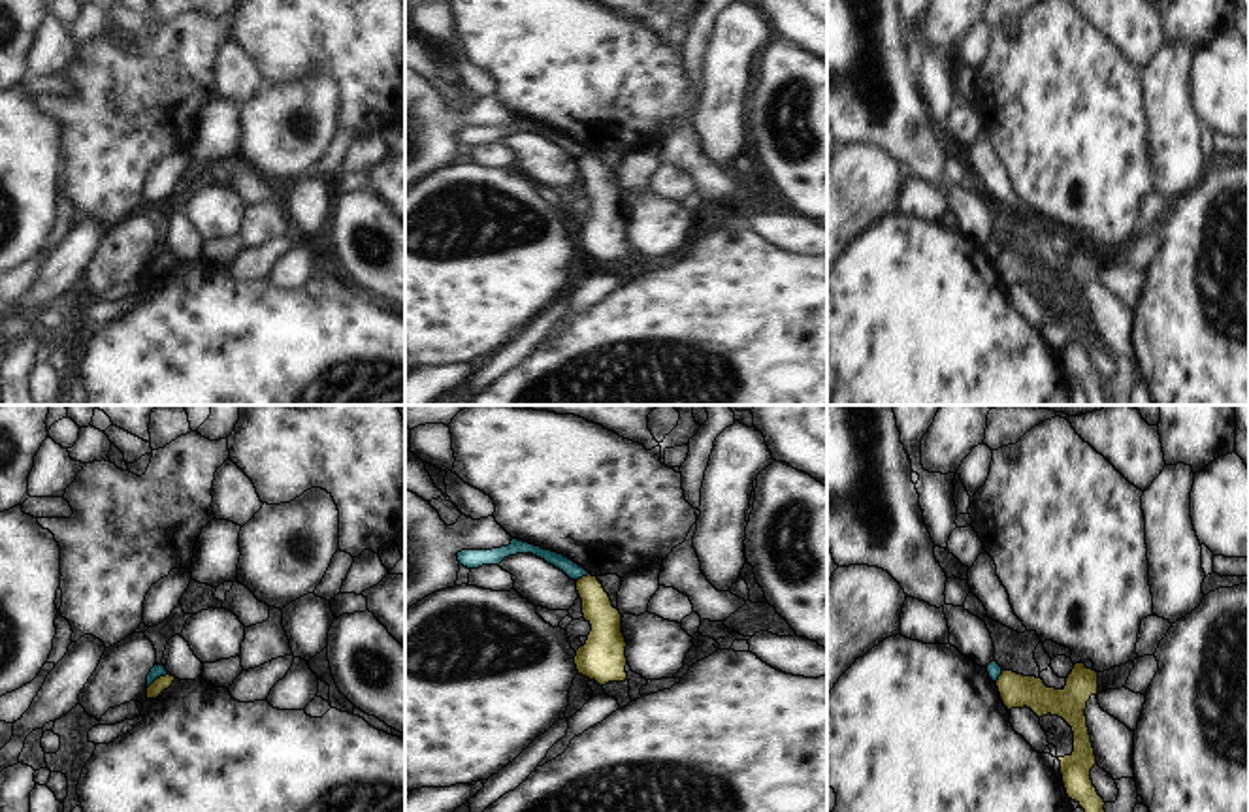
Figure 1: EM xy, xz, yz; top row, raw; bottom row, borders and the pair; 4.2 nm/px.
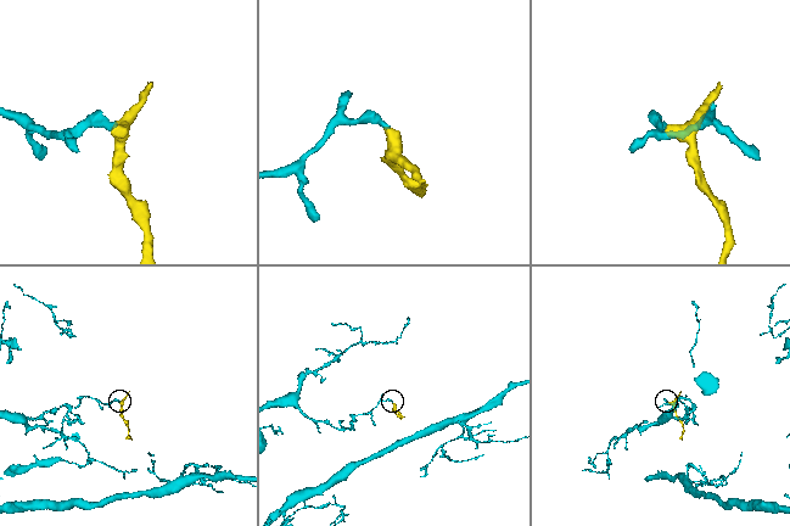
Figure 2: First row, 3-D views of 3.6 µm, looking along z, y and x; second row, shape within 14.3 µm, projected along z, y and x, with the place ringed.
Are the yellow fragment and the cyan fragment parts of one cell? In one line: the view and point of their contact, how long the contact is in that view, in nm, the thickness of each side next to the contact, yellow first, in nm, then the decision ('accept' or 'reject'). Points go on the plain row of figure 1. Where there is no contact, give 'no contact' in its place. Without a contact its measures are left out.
meets yellow in xy at (157, 257); contact 120 nm long; 60 nm thick on the yellow side, 60 nm on the other; reject

